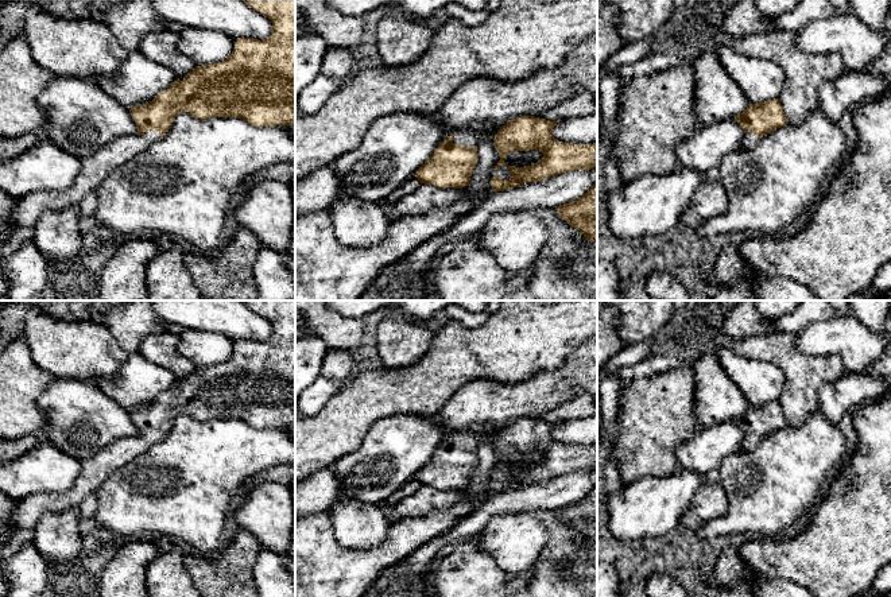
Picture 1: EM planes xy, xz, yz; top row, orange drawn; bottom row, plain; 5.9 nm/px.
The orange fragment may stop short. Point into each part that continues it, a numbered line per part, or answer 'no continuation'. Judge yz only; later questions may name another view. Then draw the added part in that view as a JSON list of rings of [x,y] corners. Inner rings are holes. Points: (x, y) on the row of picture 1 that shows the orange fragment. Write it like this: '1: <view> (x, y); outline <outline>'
1: yz (750, 140); outline [[[747,131],[744,133],[741,147],[749,150],[749,148],[755,147],[758,142],[759,142],[759,137],[755,133]]]

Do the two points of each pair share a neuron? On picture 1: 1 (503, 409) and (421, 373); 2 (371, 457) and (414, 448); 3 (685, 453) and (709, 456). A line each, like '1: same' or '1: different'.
1: different
2: same
3: same

